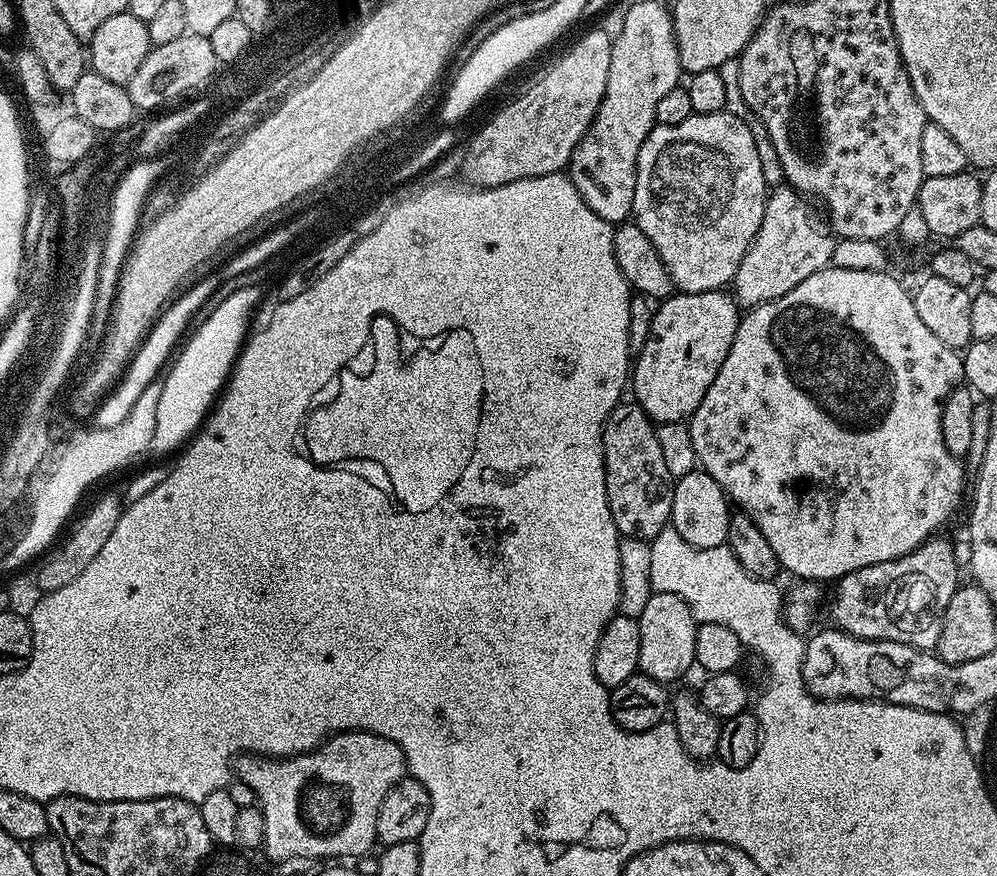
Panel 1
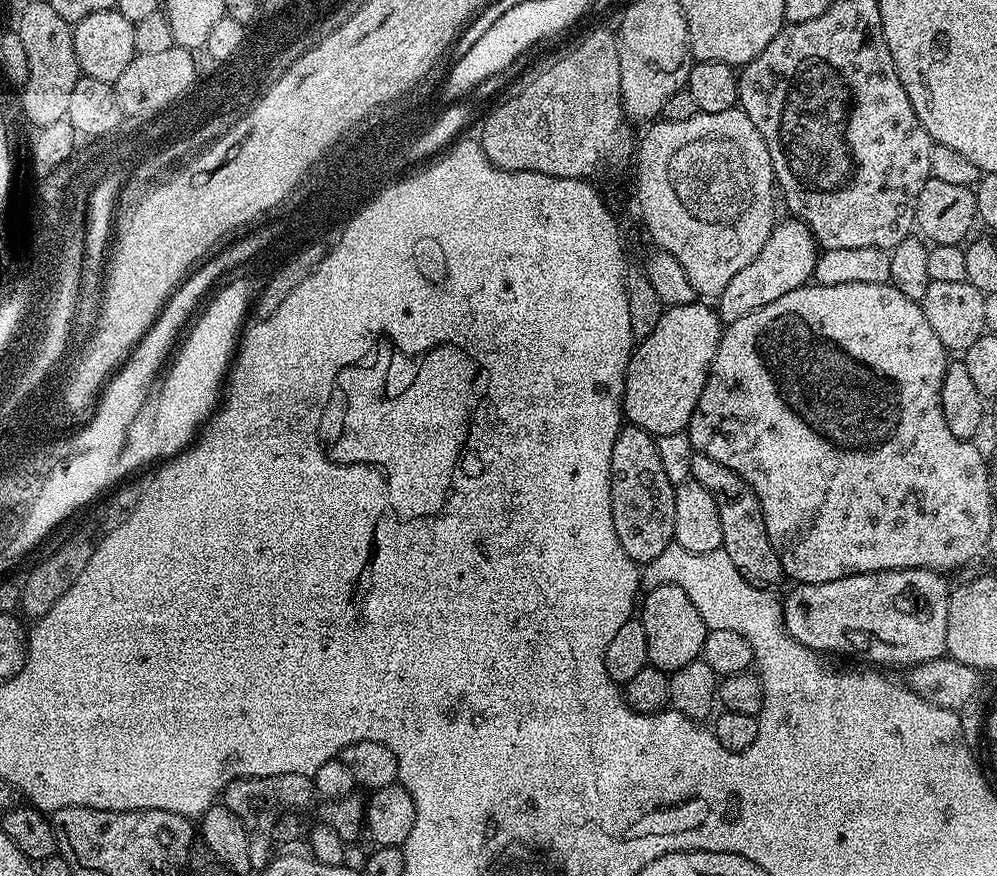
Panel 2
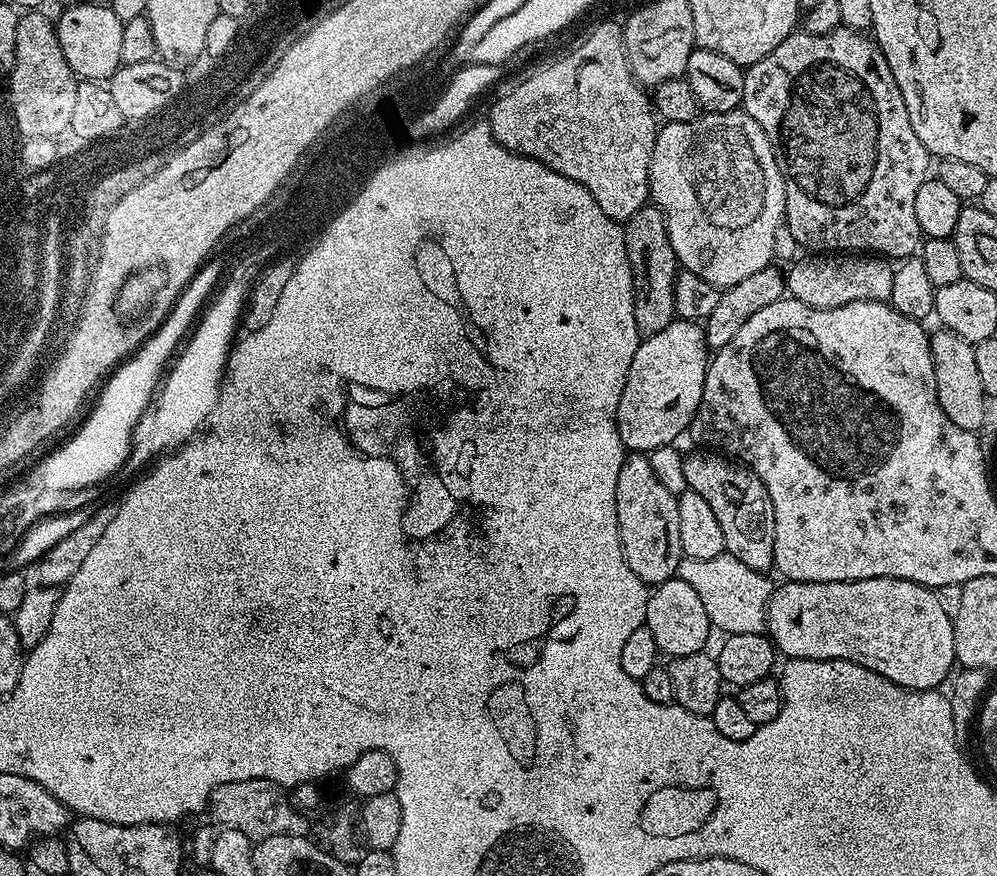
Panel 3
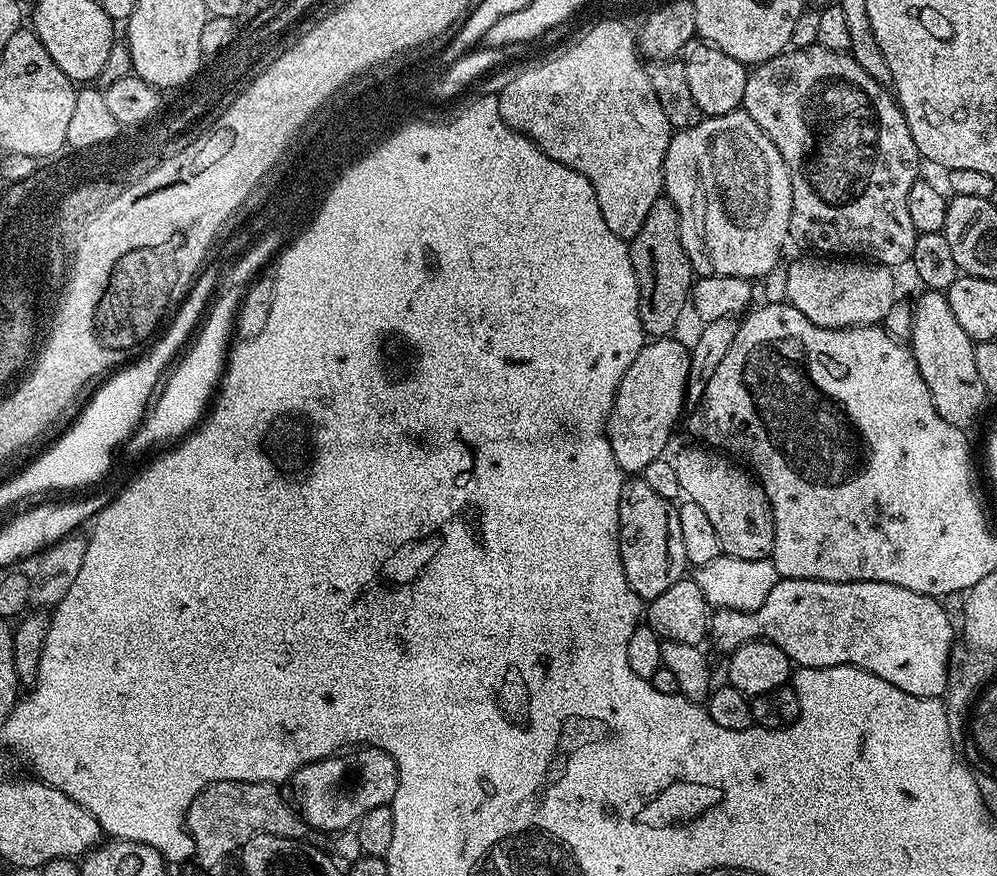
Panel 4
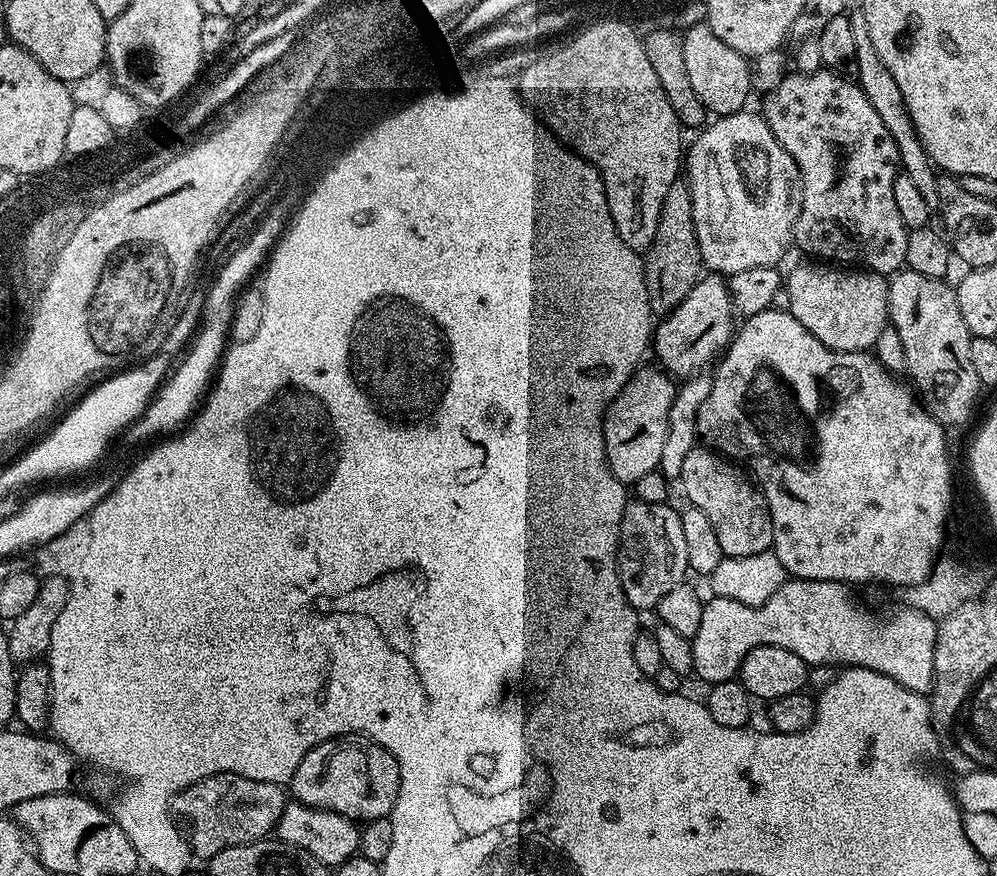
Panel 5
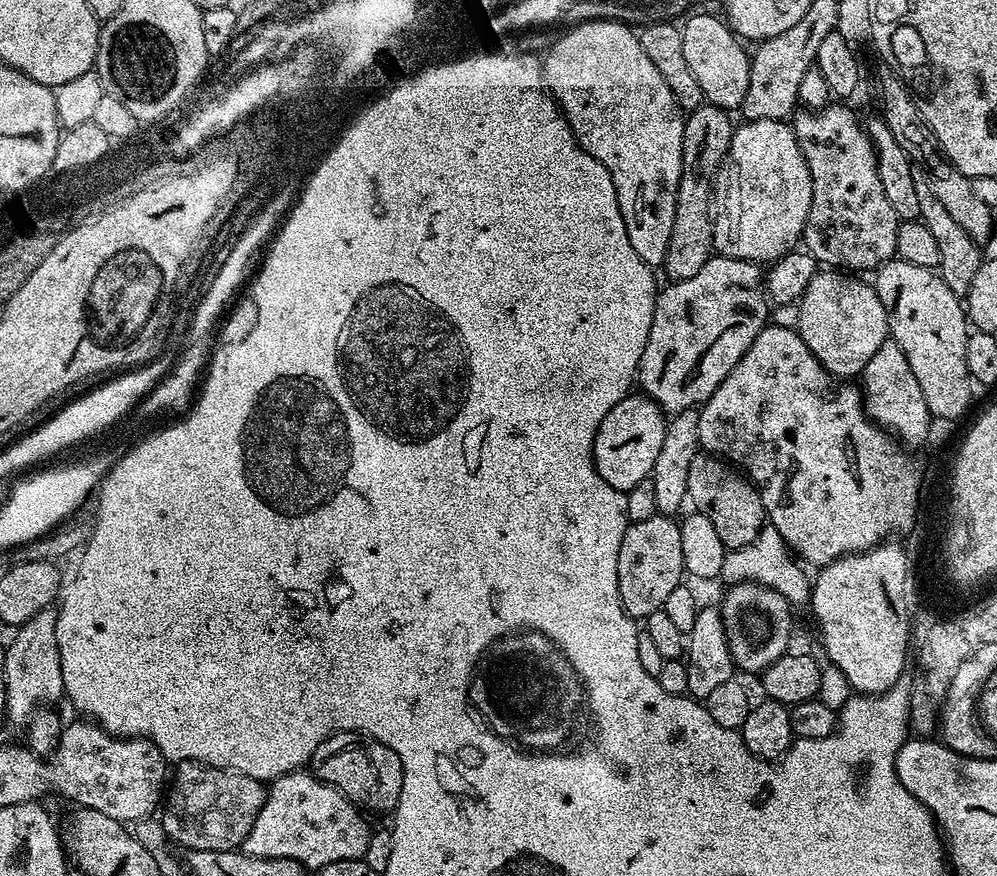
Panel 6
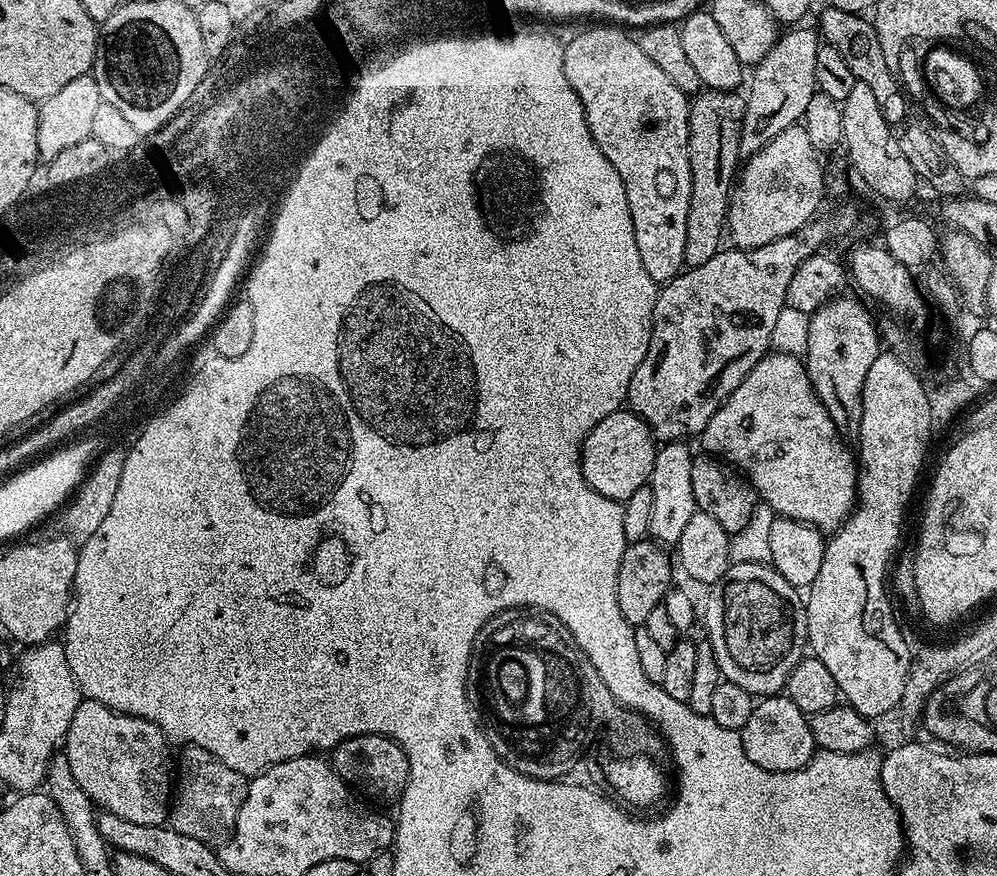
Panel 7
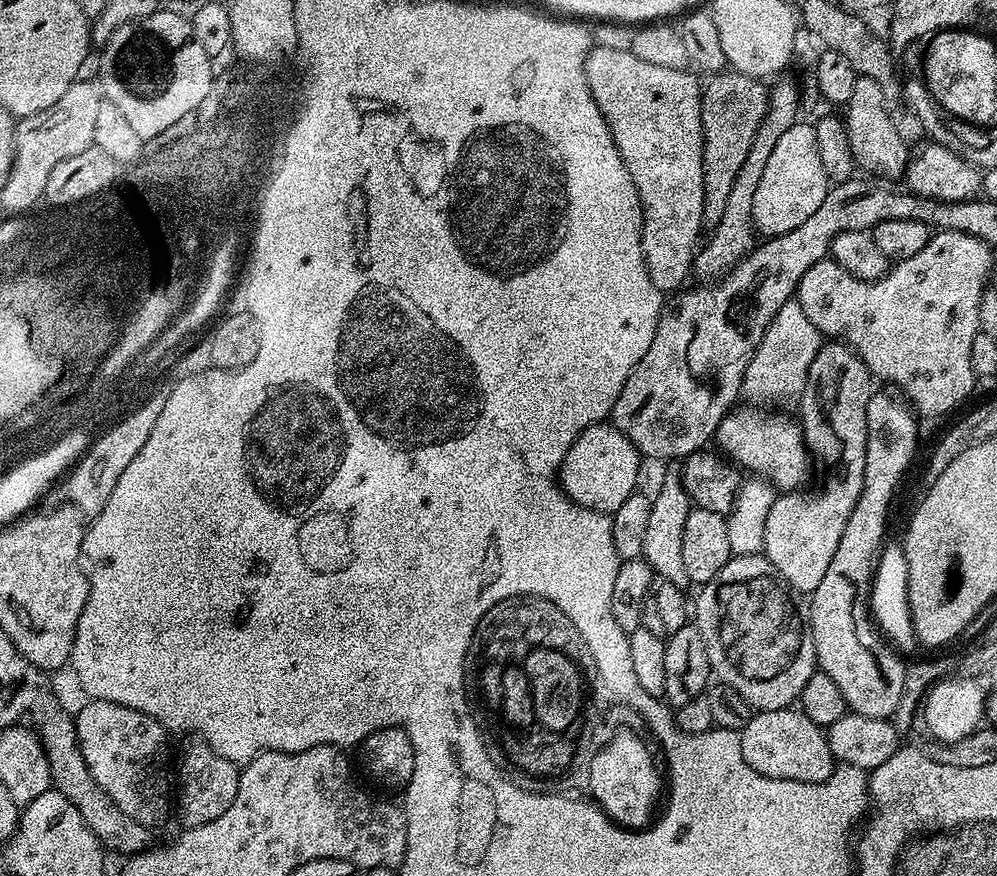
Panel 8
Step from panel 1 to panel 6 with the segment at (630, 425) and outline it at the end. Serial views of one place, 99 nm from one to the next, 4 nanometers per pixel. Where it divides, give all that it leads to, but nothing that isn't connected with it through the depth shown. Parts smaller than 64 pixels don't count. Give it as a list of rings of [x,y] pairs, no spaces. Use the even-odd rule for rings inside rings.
[[[657,514],[629,523],[618,550],[618,590],[622,606],[633,618],[647,618],[661,611],[666,597],[685,579],[682,534],[671,515]]]

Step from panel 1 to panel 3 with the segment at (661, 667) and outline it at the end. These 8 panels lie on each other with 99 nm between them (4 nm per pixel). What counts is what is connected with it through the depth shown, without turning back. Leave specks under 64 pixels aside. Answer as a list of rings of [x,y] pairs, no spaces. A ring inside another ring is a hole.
[[[679,578],[655,585],[647,593],[643,627],[654,634],[657,653],[664,655],[665,652],[668,658],[705,651],[709,647],[708,632],[713,631],[712,623],[702,607],[702,598],[698,598],[697,591],[688,582]]]

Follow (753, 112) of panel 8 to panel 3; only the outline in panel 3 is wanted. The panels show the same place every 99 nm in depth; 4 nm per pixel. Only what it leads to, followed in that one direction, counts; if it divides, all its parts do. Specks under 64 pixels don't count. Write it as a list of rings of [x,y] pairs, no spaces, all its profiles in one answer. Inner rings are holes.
[[[645,206],[634,210],[628,220],[623,221],[624,241],[626,242],[626,258],[630,262],[632,275],[632,297],[634,298],[634,326],[640,331],[641,337],[658,334],[658,330],[666,330],[676,316],[676,307],[672,301],[672,286],[678,272],[678,261],[674,254],[674,246],[670,246],[664,215],[655,206]]]

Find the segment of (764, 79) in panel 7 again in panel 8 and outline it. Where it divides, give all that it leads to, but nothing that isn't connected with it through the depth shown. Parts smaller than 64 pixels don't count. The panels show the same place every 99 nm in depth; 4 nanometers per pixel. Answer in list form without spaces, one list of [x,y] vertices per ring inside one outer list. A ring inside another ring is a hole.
[[[782,80],[772,86],[768,93],[768,109],[762,118],[762,126],[758,134],[754,134],[754,143],[750,145],[750,154],[746,154],[746,162],[742,162],[737,176],[734,178],[734,187],[726,197],[726,210],[722,210],[722,218],[711,229],[712,237],[705,239],[699,245],[694,256],[695,275],[701,276],[701,281],[715,282],[725,276],[735,264],[752,251],[758,240],[758,233],[752,226],[752,211],[754,210],[754,193],[758,190],[758,182],[762,179],[762,170],[766,170],[766,158],[778,146],[778,138],[790,130],[792,124],[797,123],[796,111],[802,105],[799,89],[792,83]]]

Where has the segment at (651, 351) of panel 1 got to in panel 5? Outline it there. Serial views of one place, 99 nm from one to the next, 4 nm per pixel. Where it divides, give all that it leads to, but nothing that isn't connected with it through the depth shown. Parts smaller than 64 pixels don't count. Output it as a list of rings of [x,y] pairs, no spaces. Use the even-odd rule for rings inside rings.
[[[641,366],[626,382],[626,386],[622,386],[618,398],[614,398],[614,402],[604,415],[606,458],[610,470],[624,485],[635,485],[636,480],[642,478],[642,474],[650,474],[659,469],[660,459],[662,458],[662,445],[666,442],[668,415],[670,414],[670,406],[676,397],[676,389],[677,385],[674,383],[673,377],[669,376],[667,372],[656,366],[653,366],[653,368]]]

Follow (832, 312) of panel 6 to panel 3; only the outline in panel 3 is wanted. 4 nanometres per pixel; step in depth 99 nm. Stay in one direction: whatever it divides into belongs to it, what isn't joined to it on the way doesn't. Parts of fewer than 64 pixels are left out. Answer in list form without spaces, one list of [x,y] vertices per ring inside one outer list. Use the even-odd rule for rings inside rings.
[[[817,253],[797,259],[787,271],[789,295],[811,308],[837,308],[854,301],[889,301],[895,267],[885,257],[861,253]]]

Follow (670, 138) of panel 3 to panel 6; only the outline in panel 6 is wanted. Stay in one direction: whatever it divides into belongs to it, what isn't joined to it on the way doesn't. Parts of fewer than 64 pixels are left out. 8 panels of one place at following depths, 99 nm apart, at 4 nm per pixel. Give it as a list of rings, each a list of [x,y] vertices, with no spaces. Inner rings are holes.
[[[750,120],[741,125],[733,131],[726,157],[727,163],[732,163],[732,173],[724,180],[728,192],[720,187],[714,192],[712,246],[721,256],[775,262],[801,243],[812,201],[810,170],[791,123],[784,120]]]

